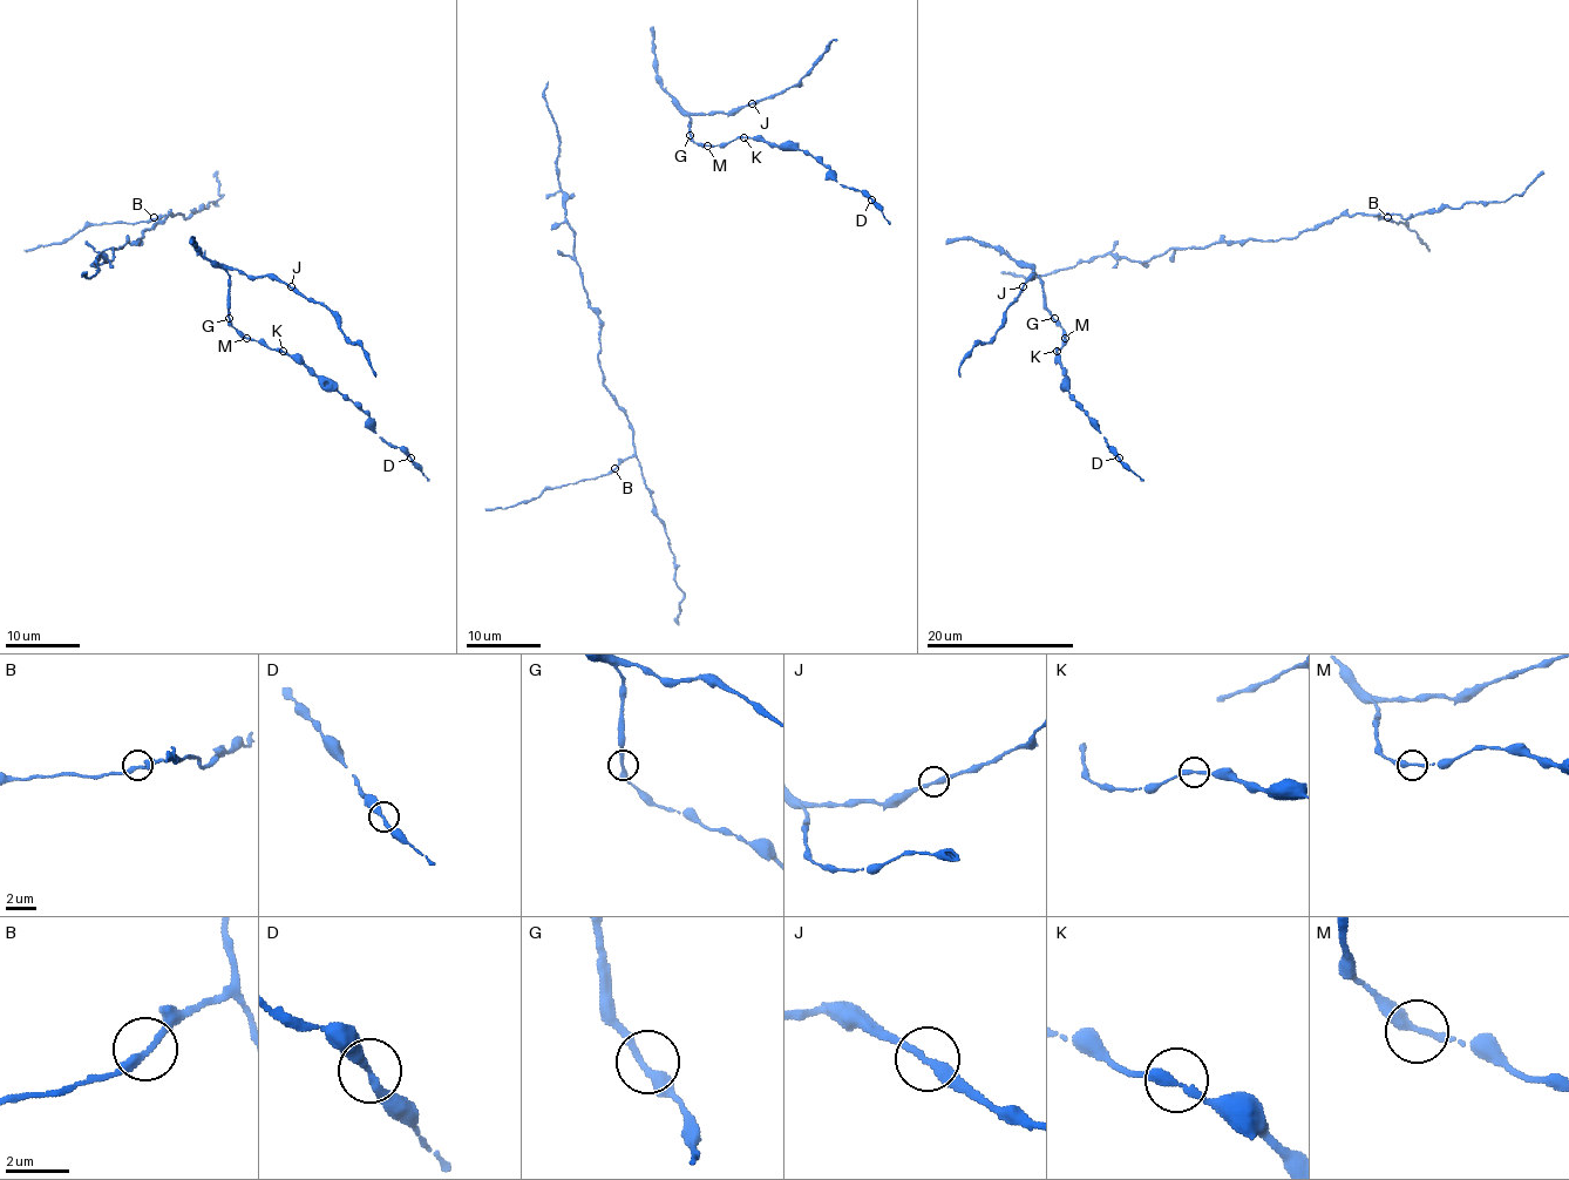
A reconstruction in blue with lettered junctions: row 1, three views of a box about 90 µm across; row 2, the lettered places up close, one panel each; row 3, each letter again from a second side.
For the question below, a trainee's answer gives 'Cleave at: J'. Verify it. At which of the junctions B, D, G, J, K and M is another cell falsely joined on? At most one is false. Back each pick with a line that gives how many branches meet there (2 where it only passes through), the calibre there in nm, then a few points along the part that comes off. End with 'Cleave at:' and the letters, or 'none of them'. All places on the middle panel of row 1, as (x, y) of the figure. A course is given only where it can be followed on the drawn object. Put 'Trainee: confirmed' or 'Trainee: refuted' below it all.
Cleave at: none of them
Trainee: refuted

